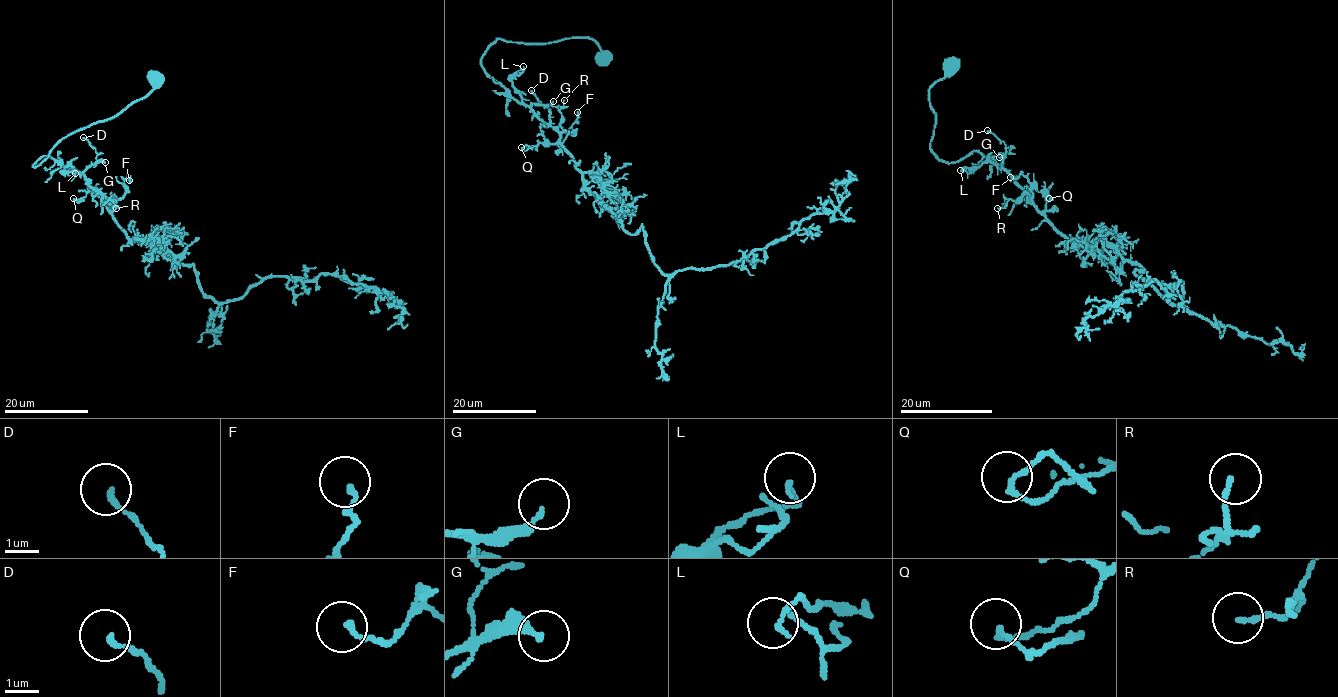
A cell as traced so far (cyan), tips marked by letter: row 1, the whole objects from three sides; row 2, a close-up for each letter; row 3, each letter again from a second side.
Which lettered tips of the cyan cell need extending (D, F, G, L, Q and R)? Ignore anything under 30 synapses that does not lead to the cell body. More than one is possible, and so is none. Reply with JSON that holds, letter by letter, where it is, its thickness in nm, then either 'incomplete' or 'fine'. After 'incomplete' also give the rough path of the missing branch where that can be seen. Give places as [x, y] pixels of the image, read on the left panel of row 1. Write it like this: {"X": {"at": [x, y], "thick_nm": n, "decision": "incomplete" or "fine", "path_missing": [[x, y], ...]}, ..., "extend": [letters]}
{"D": {"at": [83, 137], "thick_nm": 150, "decision": "fine"}, "F": {"at": [129, 180], "thick_nm": 150, "decision": "fine"}, "G": {"at": [105, 162], "thick_nm": 200, "decision": "fine"}, "L": {"at": [75, 173], "thick_nm": 150, "decision": "fine"}, "Q": {"at": [73, 198], "thick_nm": 130, "decision": "fine"}, "R": {"at": [116, 208], "thick_nm": 140, "decision": "fine"}, "extend": []}

